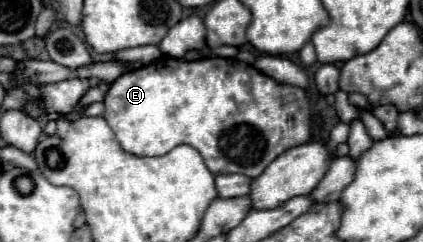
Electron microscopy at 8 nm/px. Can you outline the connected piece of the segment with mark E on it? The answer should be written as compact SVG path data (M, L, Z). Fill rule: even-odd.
M162 56L112 82L104 106L104 118L124 152L134 156L162 156L180 144L188 144L202 154L212 174L244 174L256 178L282 152L310 142L310 104L306 92L292 84L280 84L240 60L176 60Z

